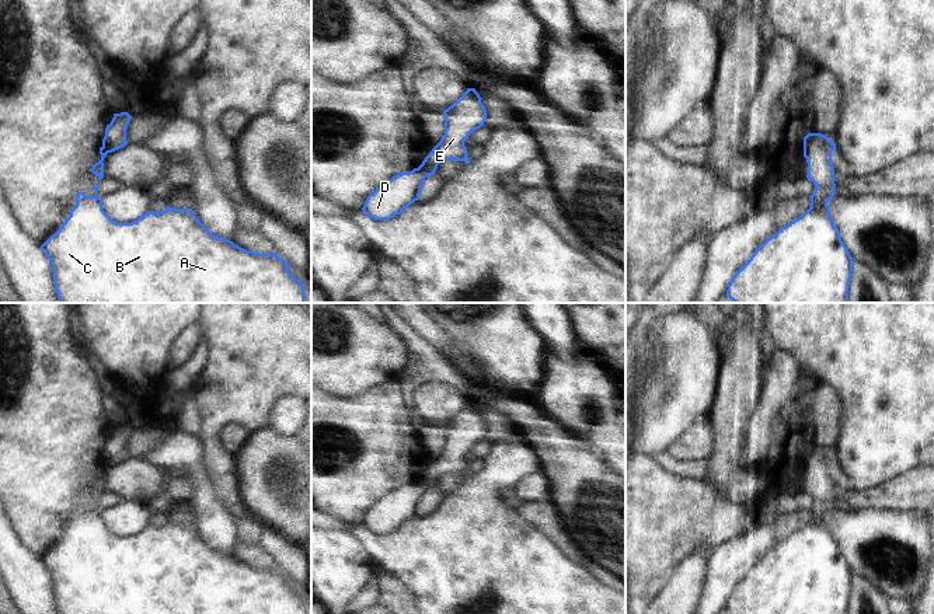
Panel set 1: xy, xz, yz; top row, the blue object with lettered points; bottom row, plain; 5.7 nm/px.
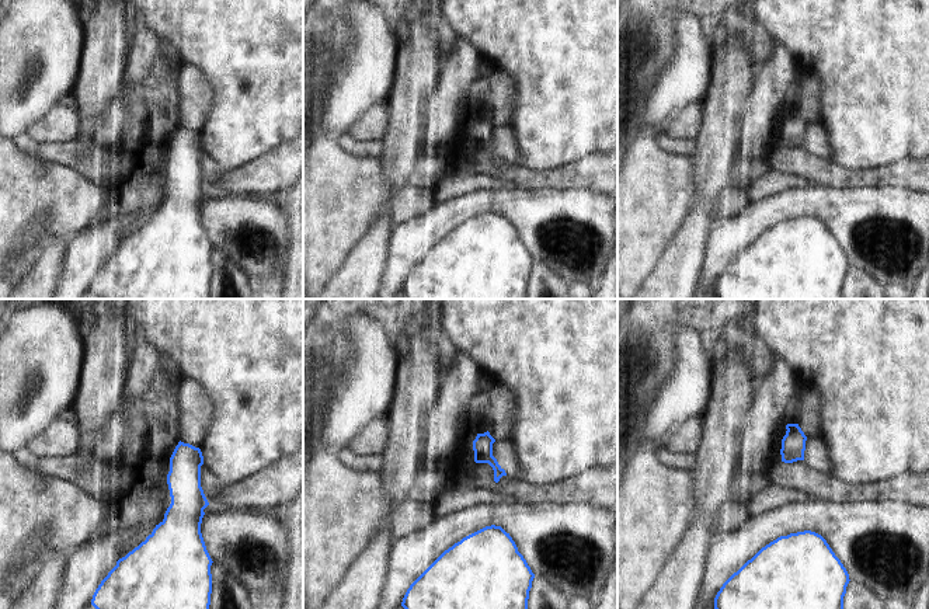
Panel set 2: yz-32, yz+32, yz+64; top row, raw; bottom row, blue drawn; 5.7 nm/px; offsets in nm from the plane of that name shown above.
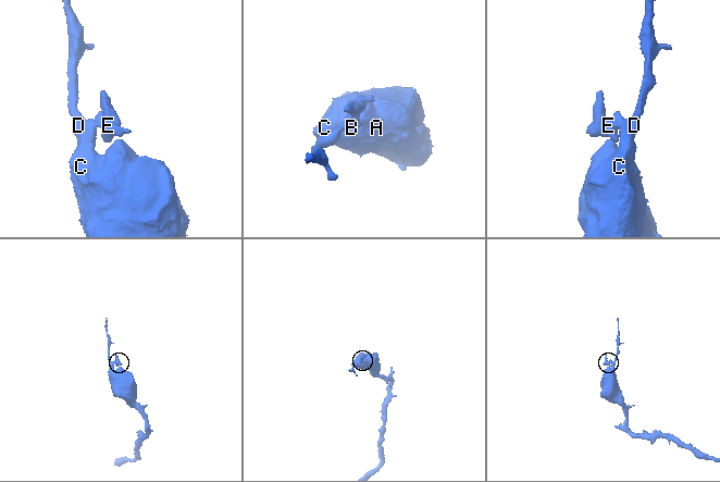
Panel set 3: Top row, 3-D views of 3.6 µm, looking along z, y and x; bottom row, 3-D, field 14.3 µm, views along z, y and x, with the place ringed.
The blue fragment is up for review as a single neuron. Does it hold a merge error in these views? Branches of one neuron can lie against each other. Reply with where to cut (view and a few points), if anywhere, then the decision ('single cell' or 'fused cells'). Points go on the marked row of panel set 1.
xz (417, 168), (425, 177) | fused cells

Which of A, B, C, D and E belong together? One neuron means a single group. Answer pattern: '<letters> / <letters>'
A B C D / E

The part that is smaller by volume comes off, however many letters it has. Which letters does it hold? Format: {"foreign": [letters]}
{"foreign": ["E"]}

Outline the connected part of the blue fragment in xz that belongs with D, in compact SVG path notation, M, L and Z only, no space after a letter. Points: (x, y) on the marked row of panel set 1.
M418 168L401 172L370 193L362 207L367 217L390 220L419 199L425 177Z

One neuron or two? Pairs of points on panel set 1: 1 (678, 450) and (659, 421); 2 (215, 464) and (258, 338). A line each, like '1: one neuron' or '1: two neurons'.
1: two neurons
2: one neuron

